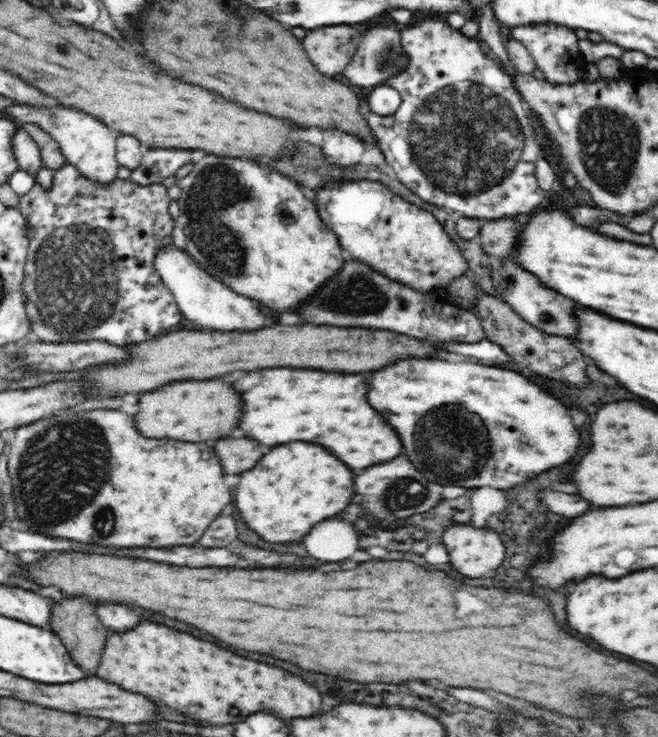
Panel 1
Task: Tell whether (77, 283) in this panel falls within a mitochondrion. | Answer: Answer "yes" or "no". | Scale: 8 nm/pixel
yes

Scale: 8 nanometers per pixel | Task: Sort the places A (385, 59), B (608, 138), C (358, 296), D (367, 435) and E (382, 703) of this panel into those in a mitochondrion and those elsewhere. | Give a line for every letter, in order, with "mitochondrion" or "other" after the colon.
A: mitochondrion
B: mitochondrion
C: mitochondrion
D: other
E: other

